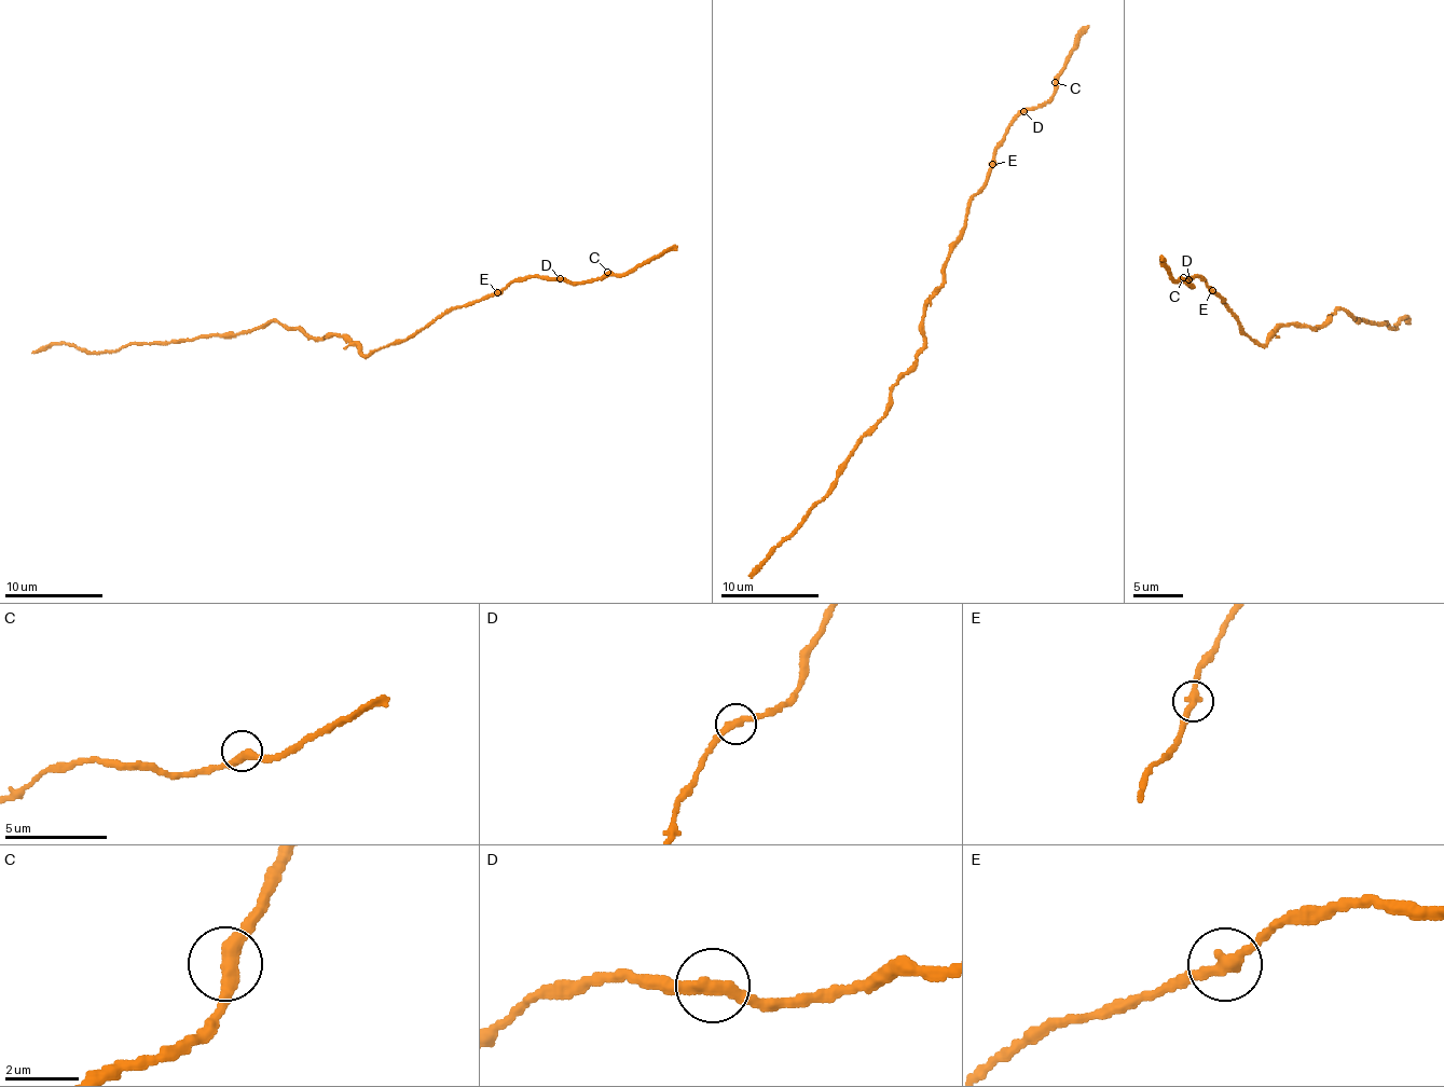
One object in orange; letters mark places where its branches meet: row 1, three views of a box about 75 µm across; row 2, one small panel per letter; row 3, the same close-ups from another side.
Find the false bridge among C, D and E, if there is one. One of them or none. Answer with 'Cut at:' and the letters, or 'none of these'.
Cut at: none of these

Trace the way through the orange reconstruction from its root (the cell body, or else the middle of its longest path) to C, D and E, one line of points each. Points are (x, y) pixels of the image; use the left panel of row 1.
C: (354, 343), (362, 354), (371, 355), (511, 281), (528, 277), (591, 283), (607, 272)
D: (354, 343), (362, 354), (371, 355), (511, 281), (560, 278)
E: (354, 343), (362, 354), (371, 355), (385, 345), (398, 343), (457, 306), (466, 306), (497, 293)

